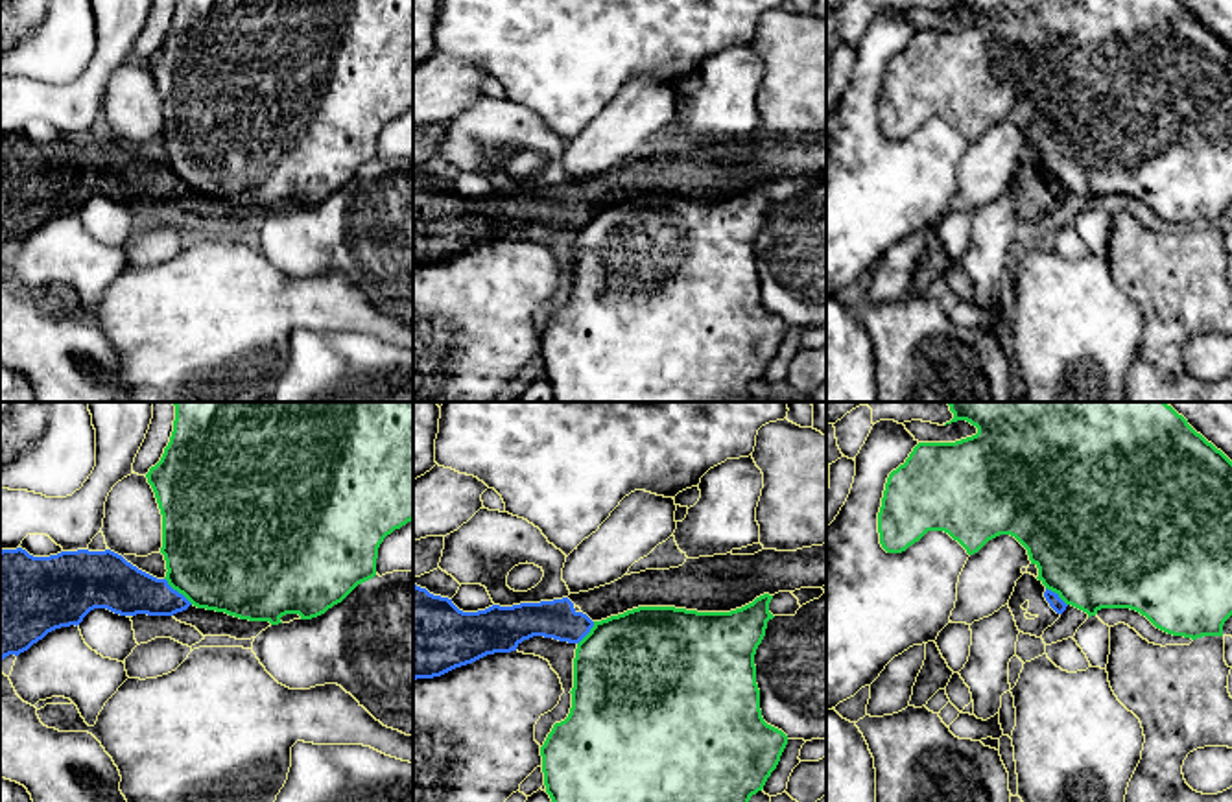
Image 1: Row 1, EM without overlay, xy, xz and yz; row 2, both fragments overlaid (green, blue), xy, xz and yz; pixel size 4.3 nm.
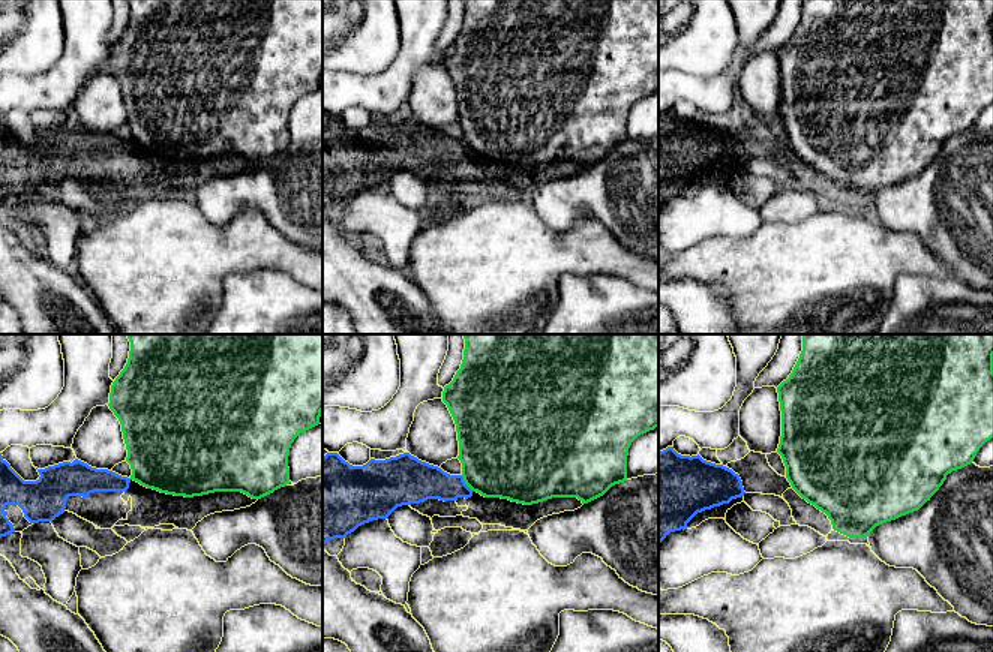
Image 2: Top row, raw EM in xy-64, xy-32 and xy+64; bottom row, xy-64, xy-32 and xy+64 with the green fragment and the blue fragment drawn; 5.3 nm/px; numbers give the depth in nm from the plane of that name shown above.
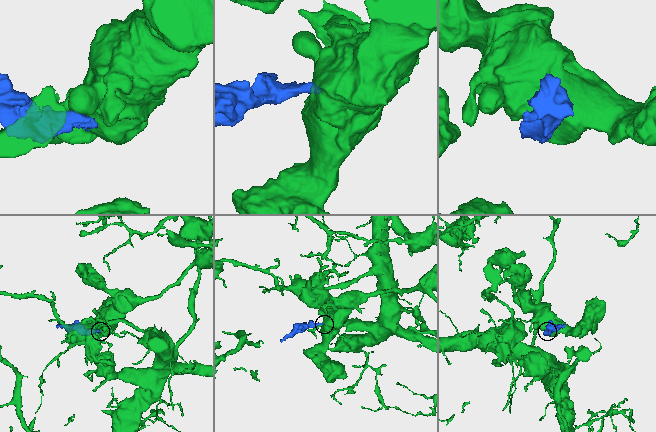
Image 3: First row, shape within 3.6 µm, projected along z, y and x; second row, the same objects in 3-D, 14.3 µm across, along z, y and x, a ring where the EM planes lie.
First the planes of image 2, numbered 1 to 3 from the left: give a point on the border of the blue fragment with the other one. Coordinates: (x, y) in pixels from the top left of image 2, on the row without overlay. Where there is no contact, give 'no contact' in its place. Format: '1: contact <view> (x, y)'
1: no contact
2: contact xy-32 (465, 147)
3: no contact

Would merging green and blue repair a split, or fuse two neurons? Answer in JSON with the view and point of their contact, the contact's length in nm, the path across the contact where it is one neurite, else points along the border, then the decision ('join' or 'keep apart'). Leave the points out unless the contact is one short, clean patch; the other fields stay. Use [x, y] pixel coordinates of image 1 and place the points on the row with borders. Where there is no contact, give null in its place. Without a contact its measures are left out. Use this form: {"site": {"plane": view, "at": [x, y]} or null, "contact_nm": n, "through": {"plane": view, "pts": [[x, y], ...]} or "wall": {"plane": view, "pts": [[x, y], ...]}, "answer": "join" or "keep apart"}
{"site": {"plane": "xy", "at": [177, 590]}, "contact_nm": 170, "wall": {"plane": "xy", "pts": [[165, 577], [192, 603]]}, "answer": "keep apart"}

